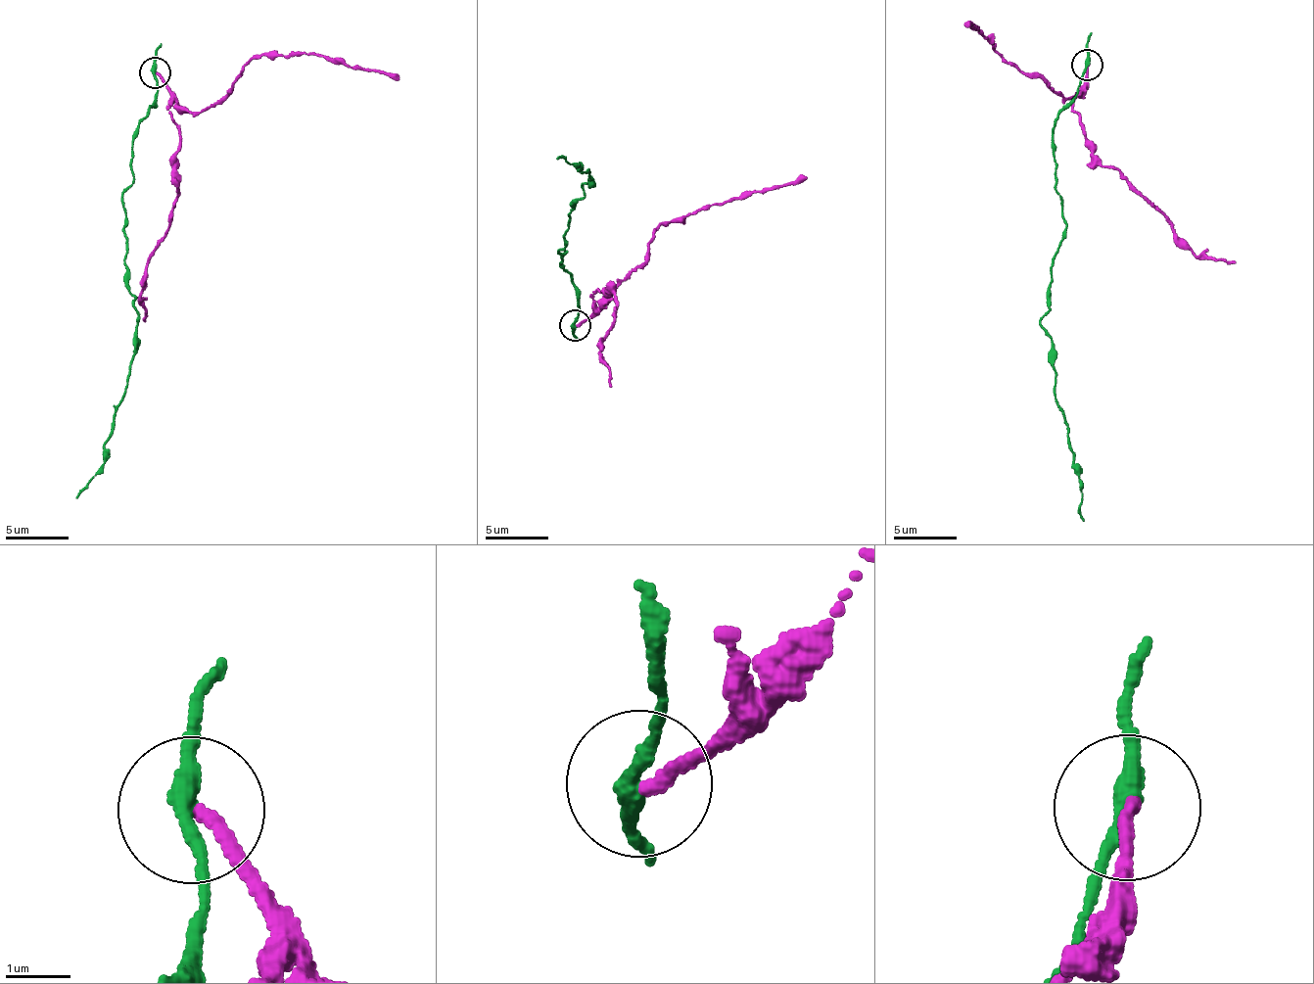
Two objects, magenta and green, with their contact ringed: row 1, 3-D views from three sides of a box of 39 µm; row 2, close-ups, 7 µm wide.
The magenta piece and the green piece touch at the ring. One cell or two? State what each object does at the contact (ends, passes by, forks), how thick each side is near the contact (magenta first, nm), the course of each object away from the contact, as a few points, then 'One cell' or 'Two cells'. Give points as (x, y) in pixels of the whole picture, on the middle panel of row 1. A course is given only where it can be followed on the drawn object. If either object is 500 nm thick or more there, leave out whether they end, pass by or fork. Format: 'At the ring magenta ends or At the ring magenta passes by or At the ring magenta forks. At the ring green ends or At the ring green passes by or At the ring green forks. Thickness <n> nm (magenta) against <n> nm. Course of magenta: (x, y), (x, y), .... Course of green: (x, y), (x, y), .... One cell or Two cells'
At the ring magenta ends. At the ring green passes by. Thickness 200 nm (magenta) against 260 nm. Course of magenta: (576, 324), (595, 310), (617, 284), (643, 262), (651, 231), (723, 206), (756, 190), (794, 186), (808, 177). Course of green: (576, 324), (581, 295), (559, 262), (567, 252), (559, 254), (589, 167), (581, 172), (583, 165), (557, 157). Two cells

